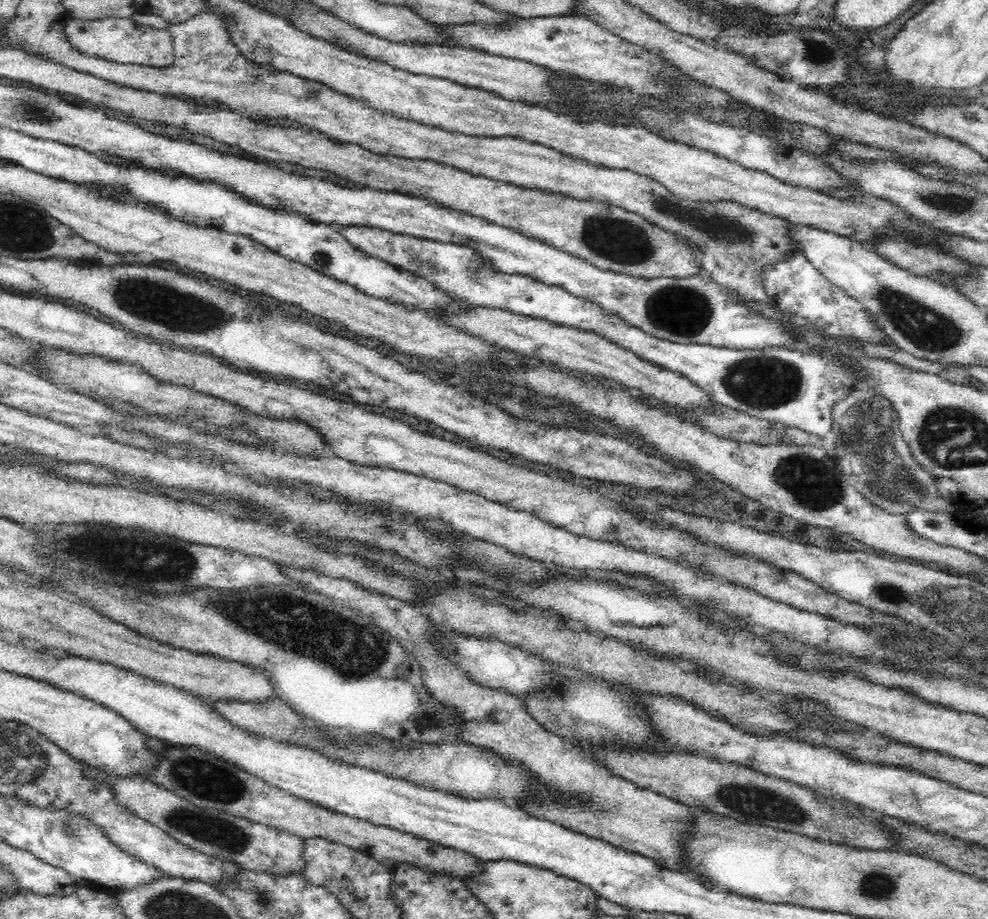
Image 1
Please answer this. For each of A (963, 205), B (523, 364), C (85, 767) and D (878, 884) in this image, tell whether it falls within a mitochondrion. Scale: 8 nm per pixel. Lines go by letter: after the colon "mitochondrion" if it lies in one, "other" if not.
A: mitochondrion
B: other
C: other
D: mitochondrion

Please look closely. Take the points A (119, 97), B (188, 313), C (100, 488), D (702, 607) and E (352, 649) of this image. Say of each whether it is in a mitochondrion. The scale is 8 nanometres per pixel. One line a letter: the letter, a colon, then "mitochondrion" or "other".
A: other
B: mitochondrion
C: other
D: other
E: mitochondrion

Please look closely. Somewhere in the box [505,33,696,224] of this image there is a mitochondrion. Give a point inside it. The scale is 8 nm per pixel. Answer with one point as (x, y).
(568, 90)

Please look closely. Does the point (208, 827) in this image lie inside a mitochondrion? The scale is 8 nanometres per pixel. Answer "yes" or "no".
yes

